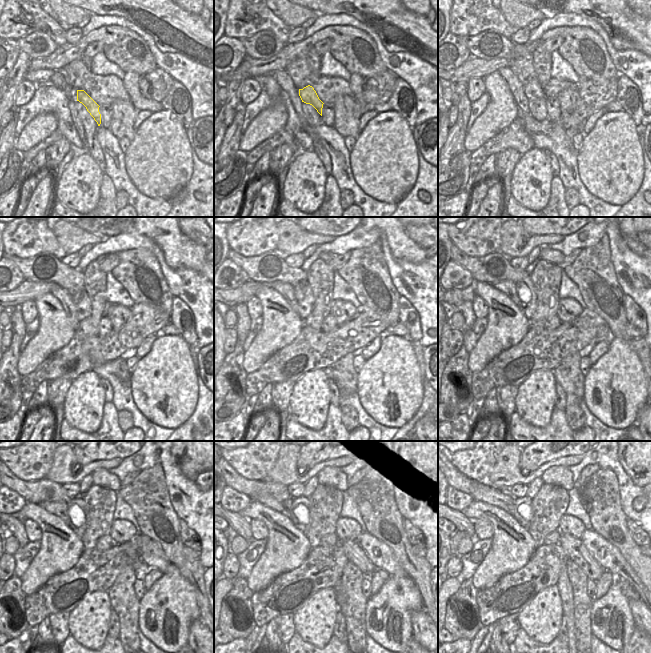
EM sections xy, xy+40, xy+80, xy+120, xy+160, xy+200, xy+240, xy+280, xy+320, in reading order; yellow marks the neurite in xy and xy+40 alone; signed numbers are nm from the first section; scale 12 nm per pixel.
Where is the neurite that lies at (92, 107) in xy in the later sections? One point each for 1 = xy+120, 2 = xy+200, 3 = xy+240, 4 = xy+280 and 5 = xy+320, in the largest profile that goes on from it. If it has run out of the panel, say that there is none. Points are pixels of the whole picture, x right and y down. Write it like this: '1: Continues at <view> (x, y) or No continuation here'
1: Continues at xy+120 (82, 303)
2: Continues at xy+200 (528, 306)
3: Continues at xy+240 (79, 529)
4: Continues at xy+280 (304, 501)
5: Continues at xy+320 (518, 503)

